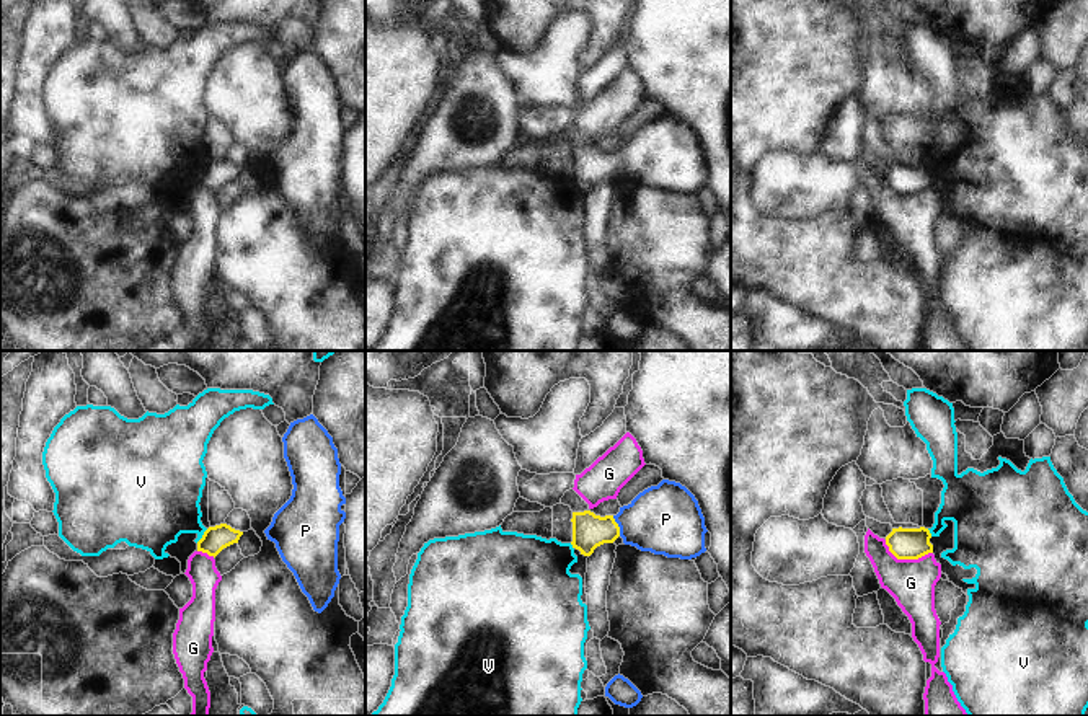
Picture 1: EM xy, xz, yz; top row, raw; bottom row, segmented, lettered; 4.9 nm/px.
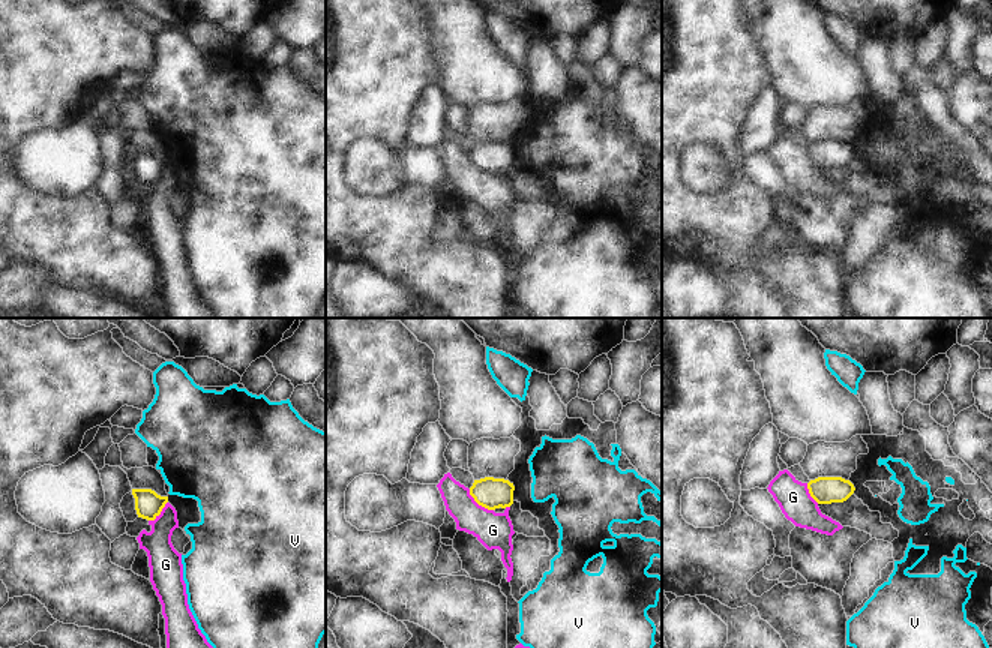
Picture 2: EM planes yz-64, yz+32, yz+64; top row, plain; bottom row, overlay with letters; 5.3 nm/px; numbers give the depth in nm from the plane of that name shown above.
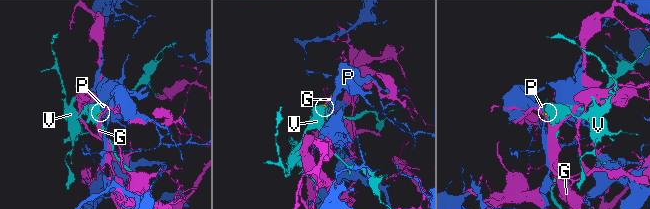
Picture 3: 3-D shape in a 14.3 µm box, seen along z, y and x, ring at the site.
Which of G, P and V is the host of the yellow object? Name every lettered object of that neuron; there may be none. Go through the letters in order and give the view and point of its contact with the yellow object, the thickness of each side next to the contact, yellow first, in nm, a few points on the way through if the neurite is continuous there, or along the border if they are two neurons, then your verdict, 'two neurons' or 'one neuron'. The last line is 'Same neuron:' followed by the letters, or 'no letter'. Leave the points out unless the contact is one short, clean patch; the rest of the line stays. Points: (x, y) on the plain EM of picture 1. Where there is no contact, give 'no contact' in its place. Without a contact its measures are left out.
G: meets yellow in yz at (906, 193); 160 nm thick on the yellow side, 220 nm on the other; border along yz (884, 175), (897, 193), (920, 193), (932, 186); two neurons
P: meets yellow in xz at (617, 160); 170 nm thick on the yellow side, 340 nm on the other; runs through xz (589, 165), (605, 165), (617, 160), (666, 154); one neuron
V: meets yellow in xy at (203, 170); 120 nm thick on the yellow side, 360 nm on the other; border along xy (207, 163), (196, 176); two neurons
Same neuron: P

